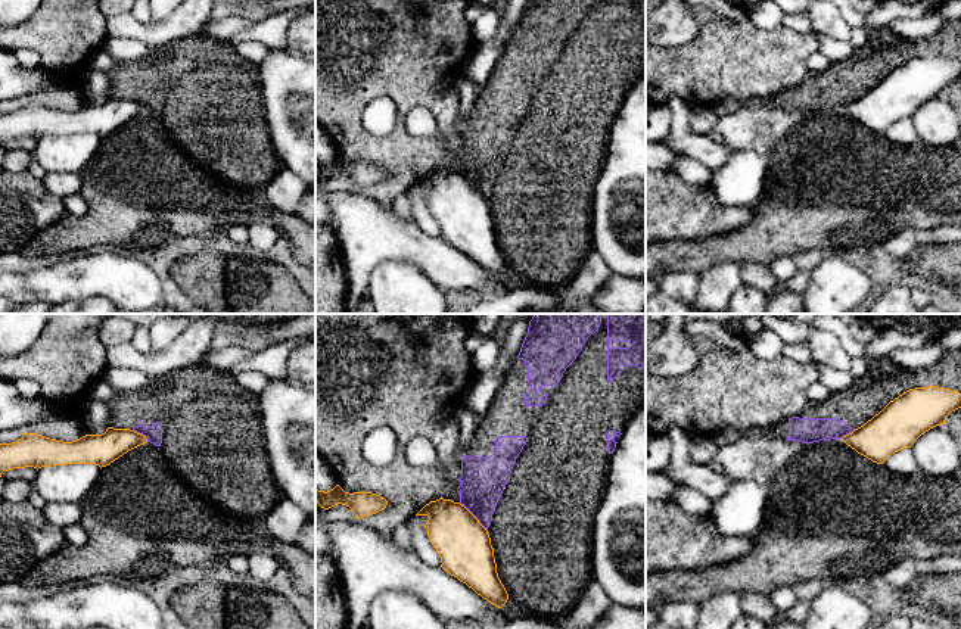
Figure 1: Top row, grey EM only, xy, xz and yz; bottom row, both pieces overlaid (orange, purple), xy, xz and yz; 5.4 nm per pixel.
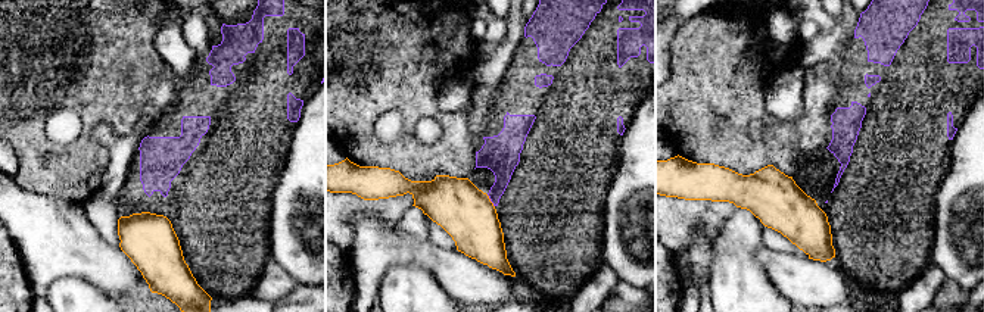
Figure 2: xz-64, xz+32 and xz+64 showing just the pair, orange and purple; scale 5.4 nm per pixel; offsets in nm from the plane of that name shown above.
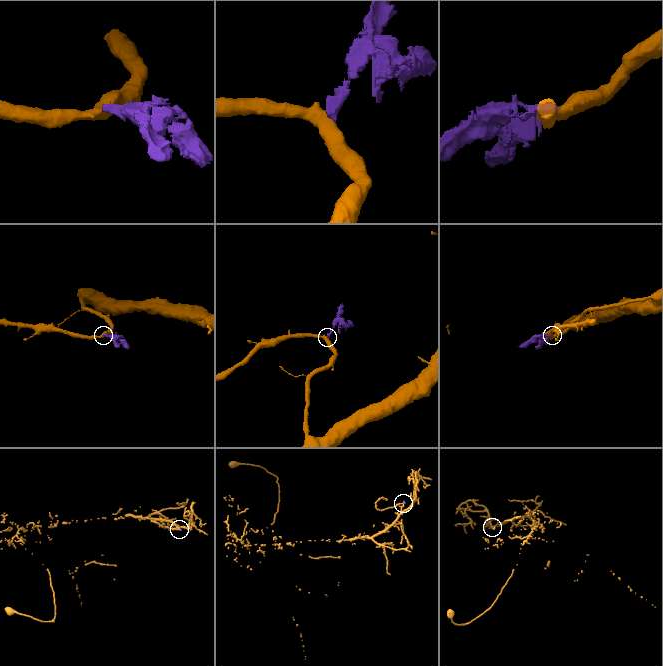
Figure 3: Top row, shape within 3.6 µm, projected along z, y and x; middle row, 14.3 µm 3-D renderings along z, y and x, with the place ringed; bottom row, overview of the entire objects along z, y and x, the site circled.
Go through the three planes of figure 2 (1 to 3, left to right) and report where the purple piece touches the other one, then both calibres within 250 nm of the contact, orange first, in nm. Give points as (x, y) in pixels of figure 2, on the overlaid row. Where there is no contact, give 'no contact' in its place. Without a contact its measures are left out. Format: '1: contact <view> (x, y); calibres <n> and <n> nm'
1: no contact
2: contact xz+32 (489, 200); calibres 300 and 190 nm
3: no contact

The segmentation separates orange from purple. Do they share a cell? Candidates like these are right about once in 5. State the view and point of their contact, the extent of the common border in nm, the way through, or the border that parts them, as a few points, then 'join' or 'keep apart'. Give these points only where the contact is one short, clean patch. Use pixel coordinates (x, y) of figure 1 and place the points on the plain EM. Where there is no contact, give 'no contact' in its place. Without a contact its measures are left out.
meets orange in xz at (473, 186); contact 220 nm long; border along xz (459, 173), (487, 201); keep apart

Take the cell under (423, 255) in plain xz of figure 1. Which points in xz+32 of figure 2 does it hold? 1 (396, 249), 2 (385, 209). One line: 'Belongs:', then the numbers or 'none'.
Belongs: 1

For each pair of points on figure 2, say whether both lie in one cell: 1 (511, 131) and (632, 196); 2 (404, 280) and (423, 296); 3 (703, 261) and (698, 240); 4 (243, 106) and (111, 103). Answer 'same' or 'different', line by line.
1: different
2: same
3: same
4: different

